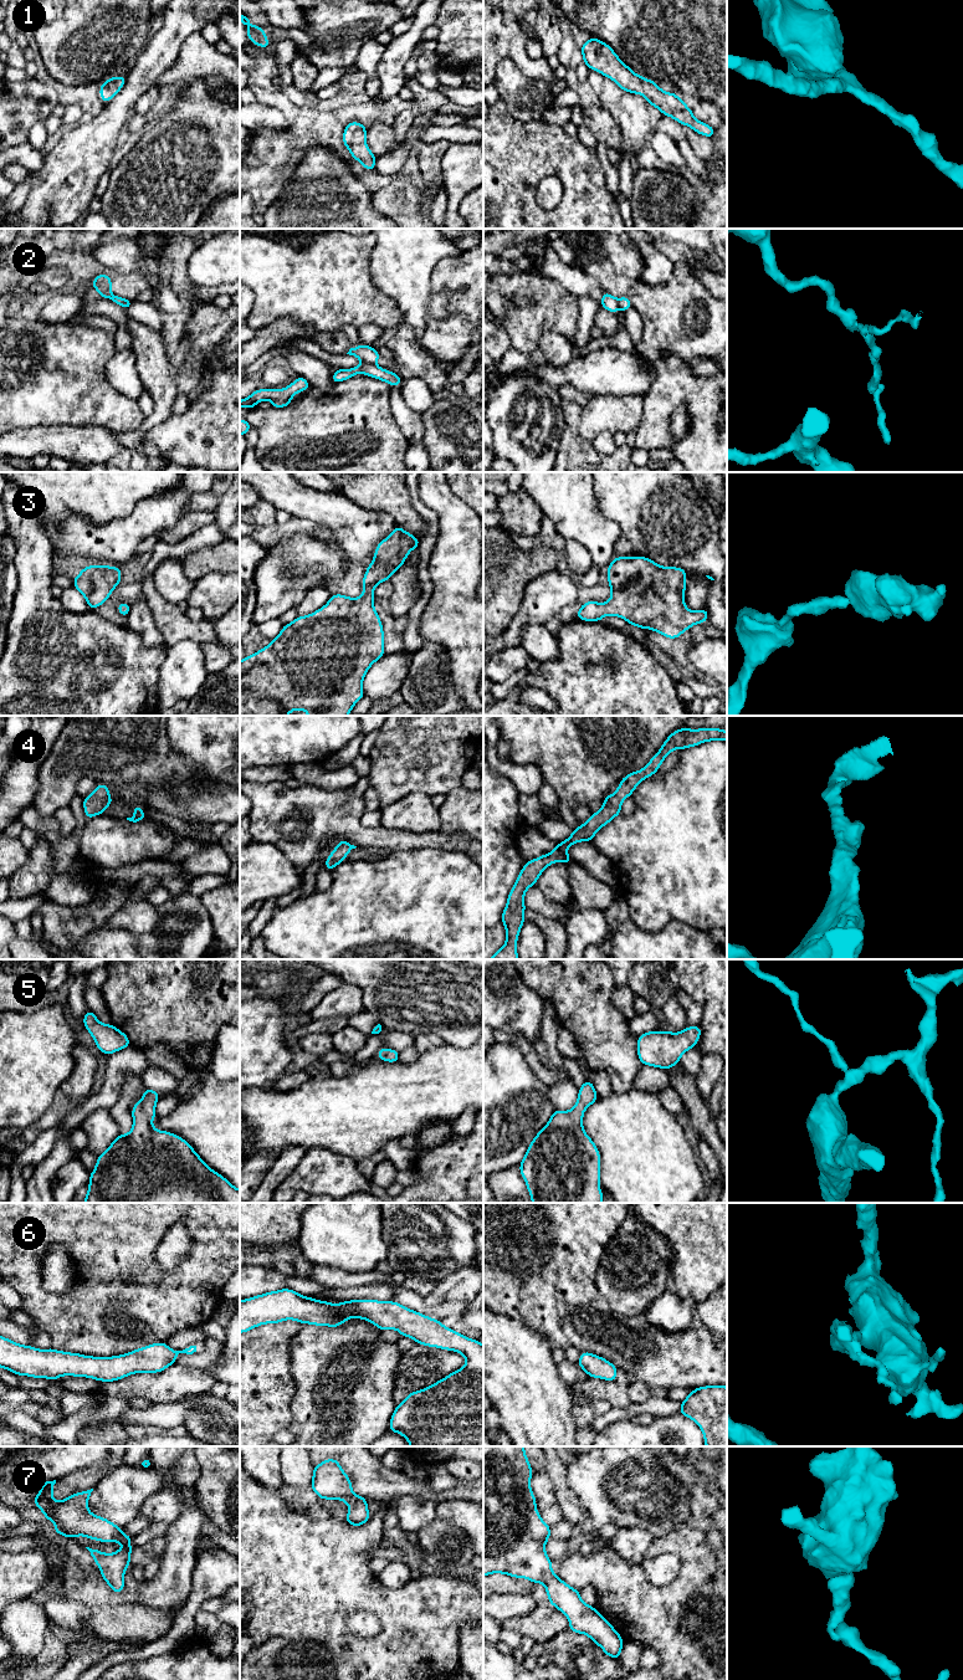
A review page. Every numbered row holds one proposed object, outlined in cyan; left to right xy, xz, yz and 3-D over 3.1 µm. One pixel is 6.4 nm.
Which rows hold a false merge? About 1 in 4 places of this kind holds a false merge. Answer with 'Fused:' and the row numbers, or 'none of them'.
Fused: 2

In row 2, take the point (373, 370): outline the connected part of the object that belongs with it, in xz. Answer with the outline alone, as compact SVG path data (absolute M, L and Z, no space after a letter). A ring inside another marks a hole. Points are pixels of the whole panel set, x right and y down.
M362 363L360 365L350 368L350 369L335 369L334 374L332 375L332 381L337 384L359 373L364 375L369 375L378 380L383 380L388 383L390 386L395 386L399 384L403 385L403 381L404 381L398 374L390 370L379 368L378 365L370 364L370 363Z

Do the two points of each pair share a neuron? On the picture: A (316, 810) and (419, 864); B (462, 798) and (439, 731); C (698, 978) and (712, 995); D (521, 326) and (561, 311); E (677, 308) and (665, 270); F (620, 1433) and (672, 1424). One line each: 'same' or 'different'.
A: different
B: different
C: same
D: same
E: different
F: same

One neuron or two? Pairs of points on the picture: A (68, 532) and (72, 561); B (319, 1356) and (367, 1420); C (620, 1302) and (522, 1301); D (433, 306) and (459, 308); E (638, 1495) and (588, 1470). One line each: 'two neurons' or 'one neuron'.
A: one neuron
B: one neuron
C: two neurons
D: two neurons
E: one neuron

